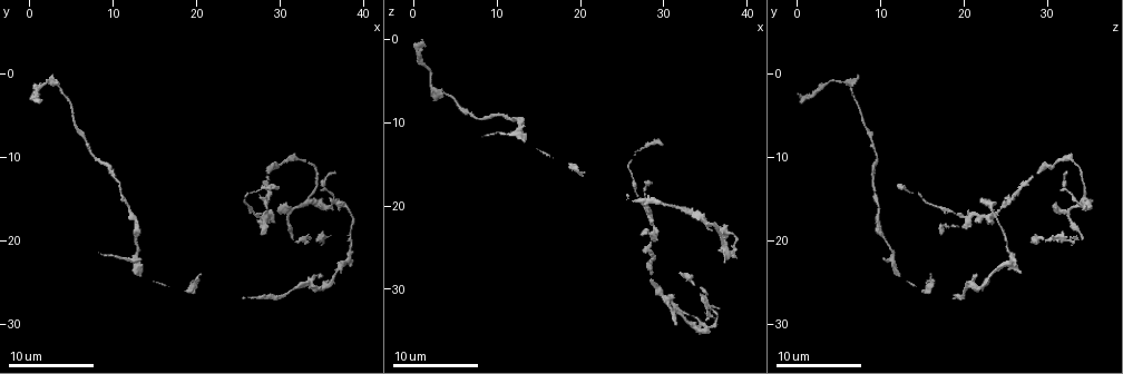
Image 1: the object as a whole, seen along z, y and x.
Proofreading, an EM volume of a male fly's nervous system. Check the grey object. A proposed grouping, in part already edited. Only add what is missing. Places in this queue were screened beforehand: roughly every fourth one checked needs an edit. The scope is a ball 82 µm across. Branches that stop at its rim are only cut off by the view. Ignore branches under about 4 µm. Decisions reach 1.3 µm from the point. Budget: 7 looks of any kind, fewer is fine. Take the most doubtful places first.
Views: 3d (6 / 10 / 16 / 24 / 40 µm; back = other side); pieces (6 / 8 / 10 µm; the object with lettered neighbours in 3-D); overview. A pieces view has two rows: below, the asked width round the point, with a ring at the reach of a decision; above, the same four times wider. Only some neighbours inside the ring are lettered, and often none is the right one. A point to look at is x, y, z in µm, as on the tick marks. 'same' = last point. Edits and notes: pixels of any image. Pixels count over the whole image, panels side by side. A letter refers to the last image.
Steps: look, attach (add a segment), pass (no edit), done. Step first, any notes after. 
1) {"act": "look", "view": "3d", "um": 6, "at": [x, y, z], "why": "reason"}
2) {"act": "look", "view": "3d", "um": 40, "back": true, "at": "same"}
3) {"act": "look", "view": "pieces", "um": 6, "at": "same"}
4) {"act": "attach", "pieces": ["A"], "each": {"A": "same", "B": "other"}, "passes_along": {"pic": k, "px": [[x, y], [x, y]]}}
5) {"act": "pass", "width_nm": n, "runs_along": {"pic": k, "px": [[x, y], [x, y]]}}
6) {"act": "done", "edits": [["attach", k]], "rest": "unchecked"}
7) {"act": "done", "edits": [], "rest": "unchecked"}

{"act": "look", "view": "pieces", "um": 8, "at": [29.5, 14.0, 12.5], "why": "an open end"}

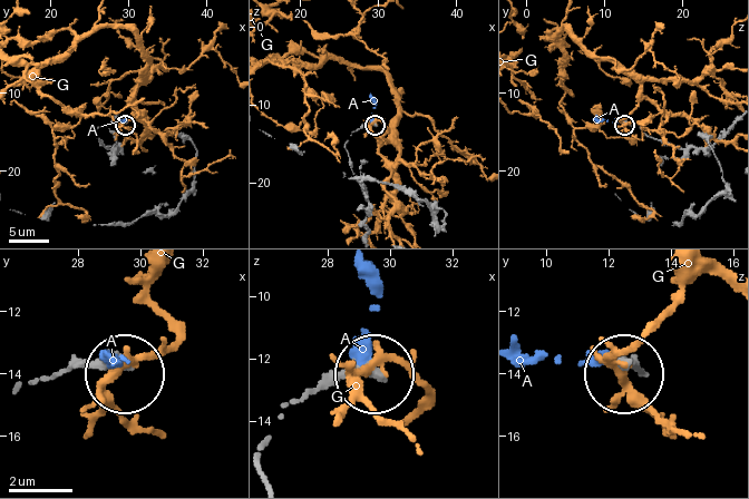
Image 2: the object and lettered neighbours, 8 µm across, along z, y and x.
{"act": "attach", "pieces": ["A"], "each": {"A": "same", "G": "other"}, "passes_along": {"pic": 2, "px": [[29, 380], [119, 359]]}, "found": "it goes on there"}

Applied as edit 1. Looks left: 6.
{"act": "look", "view": "overview", "why": "redraw"}

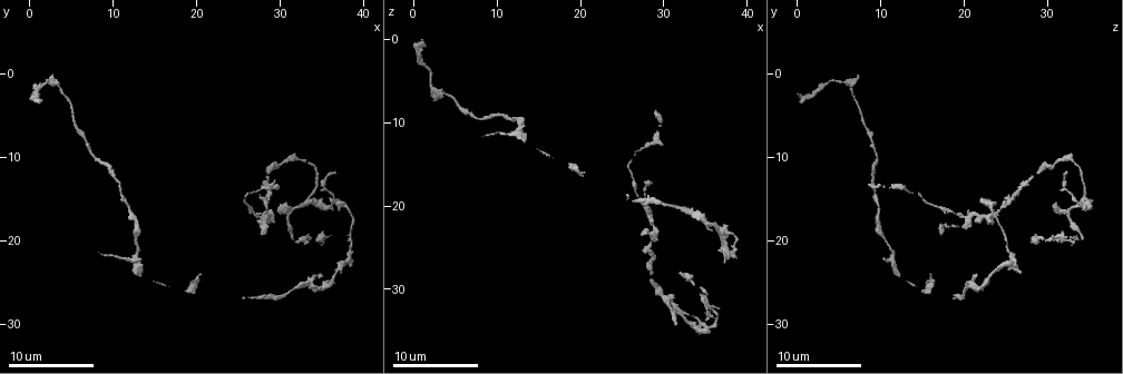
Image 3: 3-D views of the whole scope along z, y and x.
{"act": "look", "view": "3d", "um": 6, "at": [36.5, 12.0, 32.5], "why": "tapers out"}

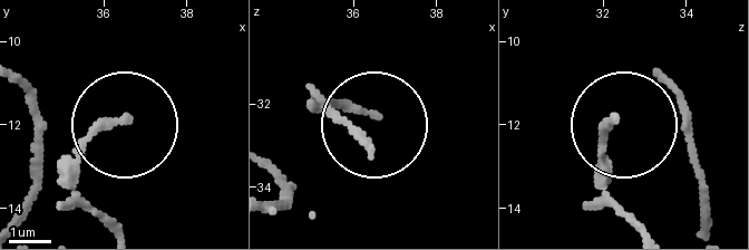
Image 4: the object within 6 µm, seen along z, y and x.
{"act": "look", "view": "pieces", "um": 6, "at": [36.55, 11.90, 32.30]}

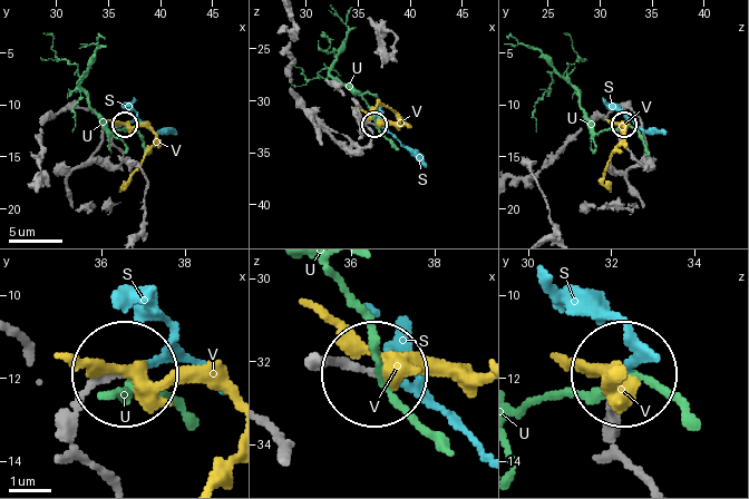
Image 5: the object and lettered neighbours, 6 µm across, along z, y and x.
{"act": "attach", "pieces": ["S"], "each": {"S": "same", "U": "other", "V": "other"}, "passes_along": {"pic": 5, "px": [[376, 124], [394, 135], [425, 166]]}, "found": "it goes on there"}

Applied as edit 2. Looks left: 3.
{"act": "look", "view": "overview"}

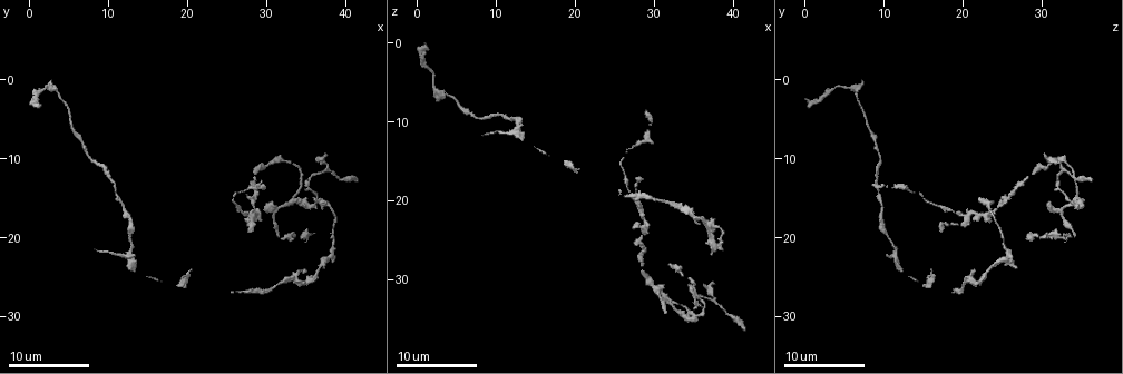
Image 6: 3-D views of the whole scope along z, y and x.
{"act": "look", "view": "3d", "um": 6, "at": [36.0, 15.0, 22.5]}

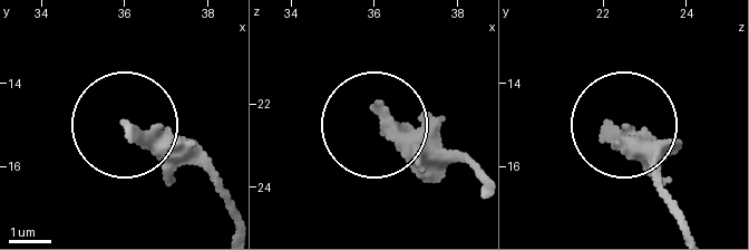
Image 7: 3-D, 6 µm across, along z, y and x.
{"act": "look", "view": "pieces", "um": 10, "at": [36.10, 15.15, 22.10]}

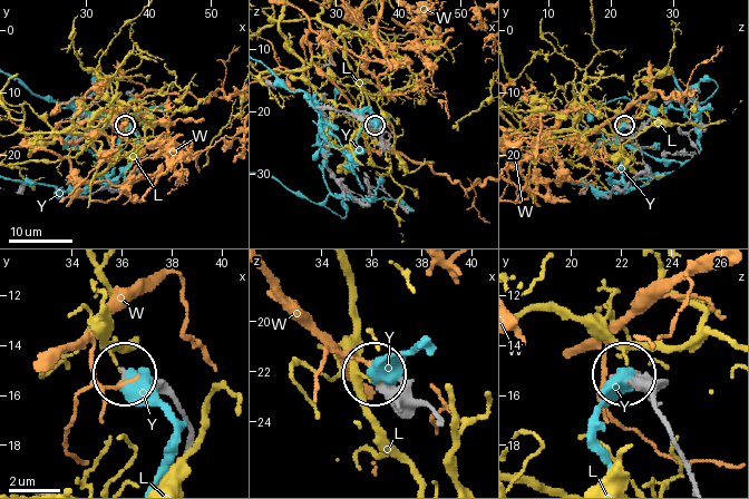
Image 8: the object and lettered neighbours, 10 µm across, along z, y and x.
{"act": "pass", "width_nm": 240, "each": {"L": "other", "W": "other", "Y": "other"}, "runs_along": {"pic": 8, "px": [[438, 422], [425, 403], [399, 395], [376, 374]]}, "found": "none of them fits"}

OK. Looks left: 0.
{"act": "done", "edits": [["attach", 2], ["attach", 5]], "rest": "unchecked"}

